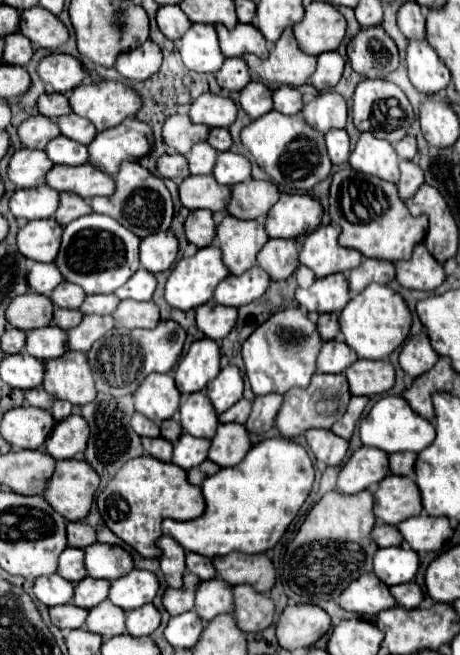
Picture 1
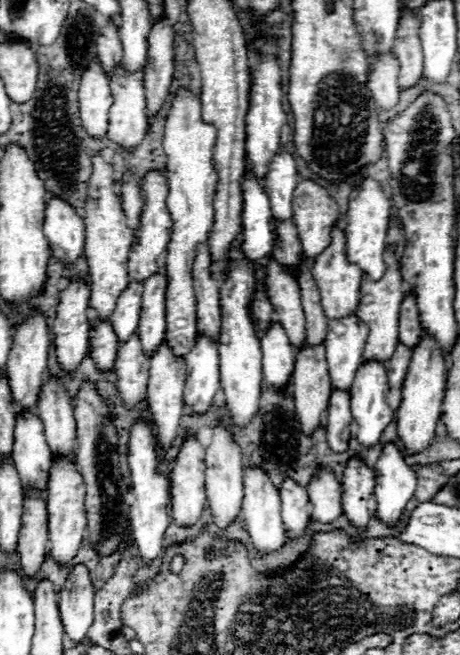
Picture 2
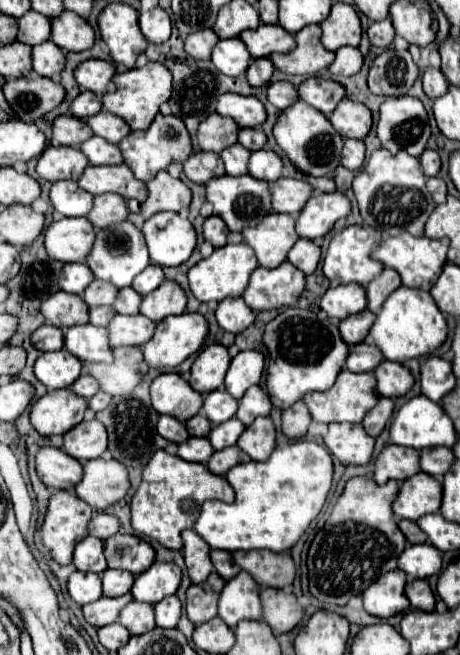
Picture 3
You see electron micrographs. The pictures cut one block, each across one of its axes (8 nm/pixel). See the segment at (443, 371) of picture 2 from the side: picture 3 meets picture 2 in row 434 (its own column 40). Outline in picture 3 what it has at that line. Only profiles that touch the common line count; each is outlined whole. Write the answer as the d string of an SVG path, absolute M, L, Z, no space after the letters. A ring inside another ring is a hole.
M70 388L52 390L32 404L30 422L42 436L66 434L84 420L88 400L72 394Z

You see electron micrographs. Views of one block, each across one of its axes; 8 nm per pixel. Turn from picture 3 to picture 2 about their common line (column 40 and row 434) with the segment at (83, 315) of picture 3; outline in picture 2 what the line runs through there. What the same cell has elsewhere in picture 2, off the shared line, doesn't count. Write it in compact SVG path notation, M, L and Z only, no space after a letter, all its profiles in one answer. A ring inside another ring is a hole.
M302 346L302 350L296 354L296 366L292 374L296 416L302 432L308 436L312 436L322 424L322 416L328 410L330 400L330 376L324 354L324 346Z

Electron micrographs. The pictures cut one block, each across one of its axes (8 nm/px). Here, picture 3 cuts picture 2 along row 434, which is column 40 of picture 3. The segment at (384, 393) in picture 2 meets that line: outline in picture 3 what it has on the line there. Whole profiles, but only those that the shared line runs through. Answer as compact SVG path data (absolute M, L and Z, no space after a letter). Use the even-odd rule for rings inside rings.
M66 350L44 352L36 360L34 374L48 390L68 388L82 374L82 362L78 358L72 358L72 354L68 354Z

